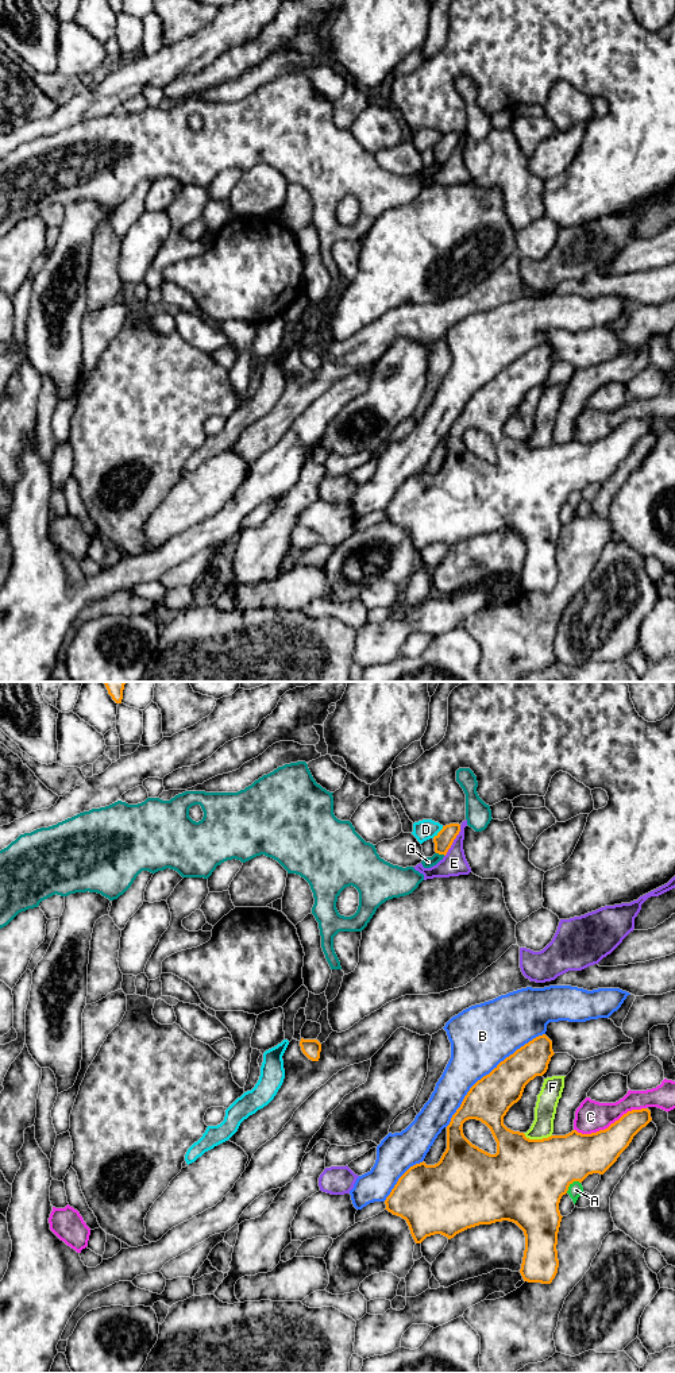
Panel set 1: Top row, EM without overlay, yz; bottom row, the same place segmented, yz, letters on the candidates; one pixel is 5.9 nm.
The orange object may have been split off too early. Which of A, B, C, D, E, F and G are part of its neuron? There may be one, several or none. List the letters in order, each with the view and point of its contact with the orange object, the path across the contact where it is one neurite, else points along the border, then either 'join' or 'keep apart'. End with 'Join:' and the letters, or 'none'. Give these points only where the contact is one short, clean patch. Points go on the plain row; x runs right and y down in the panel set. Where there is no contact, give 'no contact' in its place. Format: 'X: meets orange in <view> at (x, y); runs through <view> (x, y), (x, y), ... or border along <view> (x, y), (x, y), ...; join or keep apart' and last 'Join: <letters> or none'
A: meets orange in yz at (571, 492); keep apart
B: meets orange in yz at (489, 382); keep apart
C: meets orange in yz at (610, 434); keep apart
D: meets orange in yz at (439, 141); keep apart
E: meets orange in yz at (452, 150); keep apart
F: meets orange in yz at (537, 448); keep apart
G: meets orange in yz at (440, 162); keep apart
Join: none

